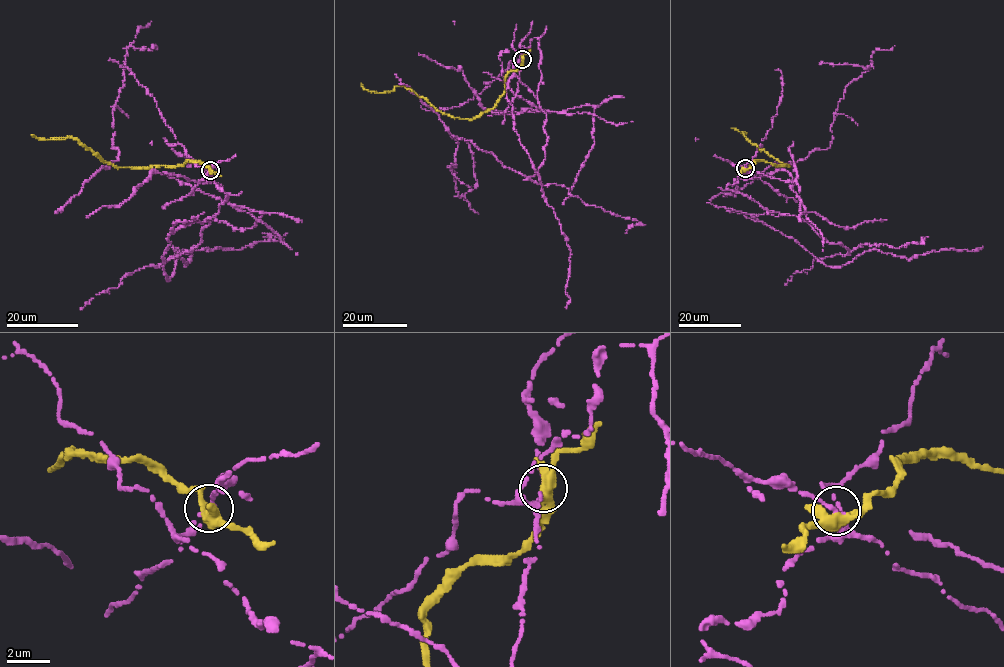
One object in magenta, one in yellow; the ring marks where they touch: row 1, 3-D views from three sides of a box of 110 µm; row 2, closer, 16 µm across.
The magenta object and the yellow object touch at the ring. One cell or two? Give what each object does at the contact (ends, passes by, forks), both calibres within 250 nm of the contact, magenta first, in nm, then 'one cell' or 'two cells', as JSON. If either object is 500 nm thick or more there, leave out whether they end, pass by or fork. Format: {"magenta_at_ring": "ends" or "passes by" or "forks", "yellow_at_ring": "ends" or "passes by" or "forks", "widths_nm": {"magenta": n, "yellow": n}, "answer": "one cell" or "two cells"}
{"magenta_at_ring": "passes by", "yellow_at_ring": "forks", "widths_nm": {"magenta": 170, "yellow": 380}, "answer": "two cells"}

